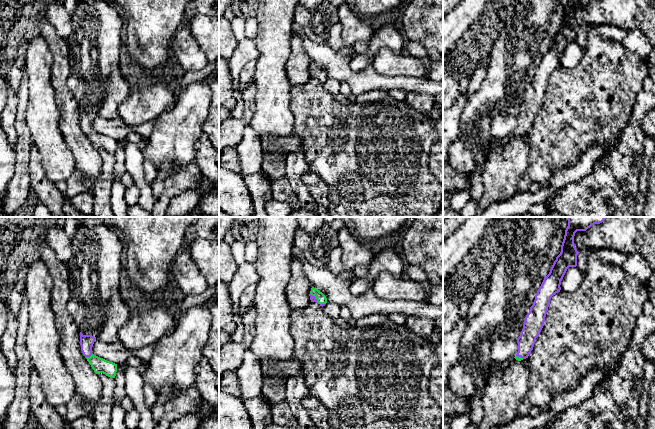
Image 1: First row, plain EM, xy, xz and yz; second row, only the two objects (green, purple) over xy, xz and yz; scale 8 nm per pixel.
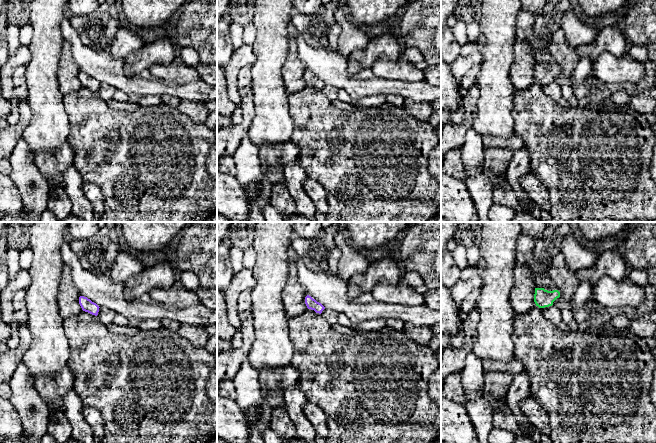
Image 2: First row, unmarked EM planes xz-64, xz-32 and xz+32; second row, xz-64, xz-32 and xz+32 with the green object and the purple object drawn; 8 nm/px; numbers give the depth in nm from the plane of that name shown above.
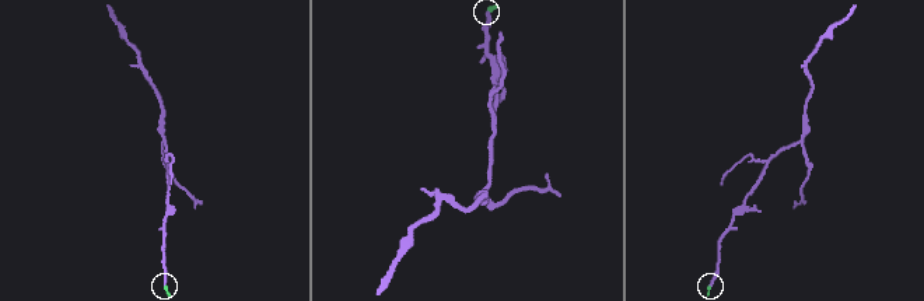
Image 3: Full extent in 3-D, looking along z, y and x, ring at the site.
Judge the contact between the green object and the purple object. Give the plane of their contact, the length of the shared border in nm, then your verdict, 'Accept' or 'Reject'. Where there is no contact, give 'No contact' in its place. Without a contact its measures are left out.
Touches green in xy. Shared border 70 nm. Accept

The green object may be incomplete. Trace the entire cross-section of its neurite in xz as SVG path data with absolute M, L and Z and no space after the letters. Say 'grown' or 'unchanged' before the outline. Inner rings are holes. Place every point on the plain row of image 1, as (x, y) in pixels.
grown; M311 64L309 72L310 72L311 78L316 78L320 80L322 83L327 79L326 72L318 65Z

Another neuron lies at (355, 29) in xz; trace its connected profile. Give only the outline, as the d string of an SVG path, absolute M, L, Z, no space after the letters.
M350 3L338 6L338 16L343 26L342 40L346 47L354 48L357 43L366 42L372 37L373 28L357 15Z

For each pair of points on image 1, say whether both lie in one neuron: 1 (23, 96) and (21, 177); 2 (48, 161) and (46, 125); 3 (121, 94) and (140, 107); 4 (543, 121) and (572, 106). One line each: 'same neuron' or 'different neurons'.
1: same neuron
2: same neuron
3: different neurons
4: same neuron

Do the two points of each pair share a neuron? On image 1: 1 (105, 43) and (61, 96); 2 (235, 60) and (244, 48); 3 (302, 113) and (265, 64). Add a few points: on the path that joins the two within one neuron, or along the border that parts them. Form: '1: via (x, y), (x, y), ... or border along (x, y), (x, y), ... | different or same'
1: border along (69, 63), (67, 86), (80, 107) | different
2: via (238, 57), (244, 51) | same
3: border along (291, 87), (290, 111), (294, 120) | different

